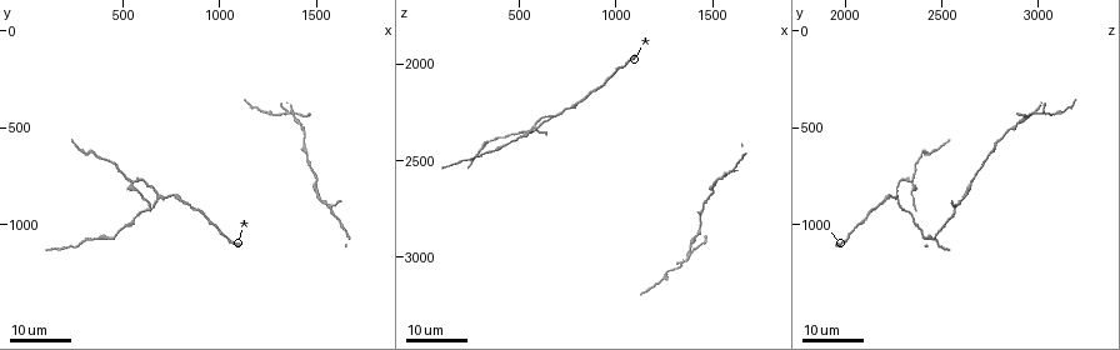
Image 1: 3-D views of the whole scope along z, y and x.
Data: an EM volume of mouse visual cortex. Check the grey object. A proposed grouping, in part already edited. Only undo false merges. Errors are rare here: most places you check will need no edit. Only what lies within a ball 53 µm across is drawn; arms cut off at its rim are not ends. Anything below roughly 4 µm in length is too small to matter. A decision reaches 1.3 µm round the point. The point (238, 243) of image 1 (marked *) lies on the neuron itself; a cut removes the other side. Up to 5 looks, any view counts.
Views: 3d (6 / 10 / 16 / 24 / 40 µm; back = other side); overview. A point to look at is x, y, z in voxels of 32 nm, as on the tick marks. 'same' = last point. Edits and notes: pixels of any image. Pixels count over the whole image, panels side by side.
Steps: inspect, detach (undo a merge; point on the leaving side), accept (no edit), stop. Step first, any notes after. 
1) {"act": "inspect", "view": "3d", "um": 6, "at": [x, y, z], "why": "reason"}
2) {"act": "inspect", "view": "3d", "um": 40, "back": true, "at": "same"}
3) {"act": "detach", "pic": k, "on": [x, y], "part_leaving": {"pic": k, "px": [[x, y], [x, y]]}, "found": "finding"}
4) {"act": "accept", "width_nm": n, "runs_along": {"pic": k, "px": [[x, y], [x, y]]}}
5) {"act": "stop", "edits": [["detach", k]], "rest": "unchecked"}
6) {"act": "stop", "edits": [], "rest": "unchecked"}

{"act": "inspect", "view": "3d", "um": 16, "at": [690, 850, 2270], "why": "three arms meet"}

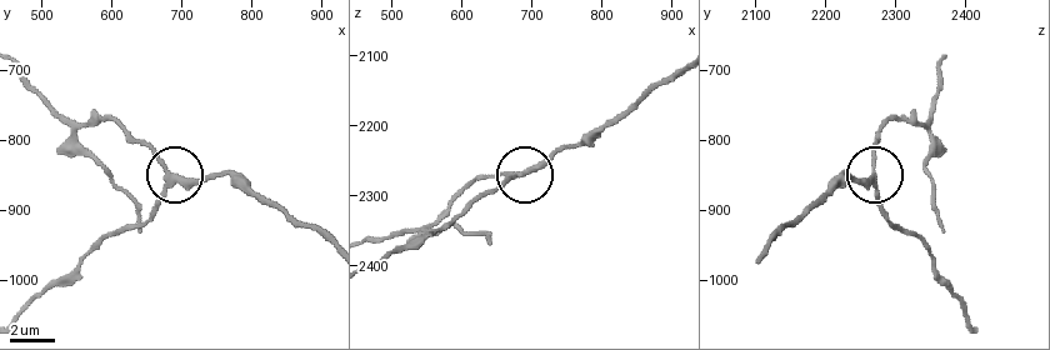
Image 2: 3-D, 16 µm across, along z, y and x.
{"act": "inspect", "view": "3d", "um": 6, "at": [685, 860, 2270]}

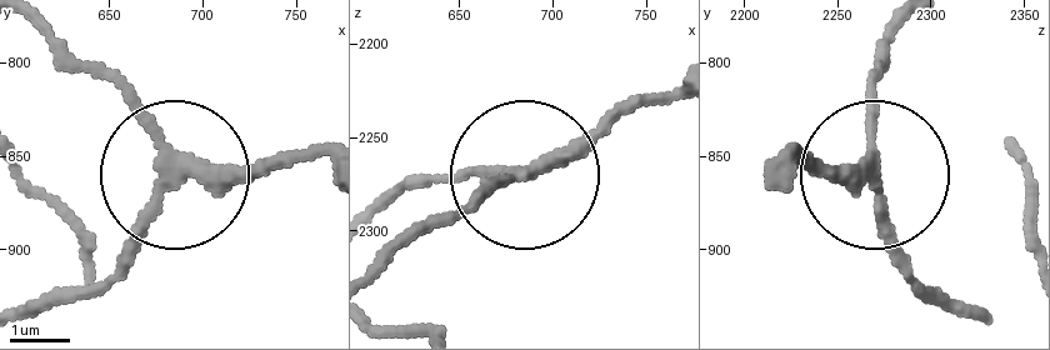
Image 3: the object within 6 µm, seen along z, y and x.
{"act": "accept", "width_nm": 210, "runs_along": {"pic": 3, "px": [[329, 171], [300, 156], [195, 171], [65, 41]]}, "found": "one neuron here"}

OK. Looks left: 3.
{"act": "inspect", "view": "3d", "um": 24, "at": [560, 800, 2360], "why": "four-way junction"}

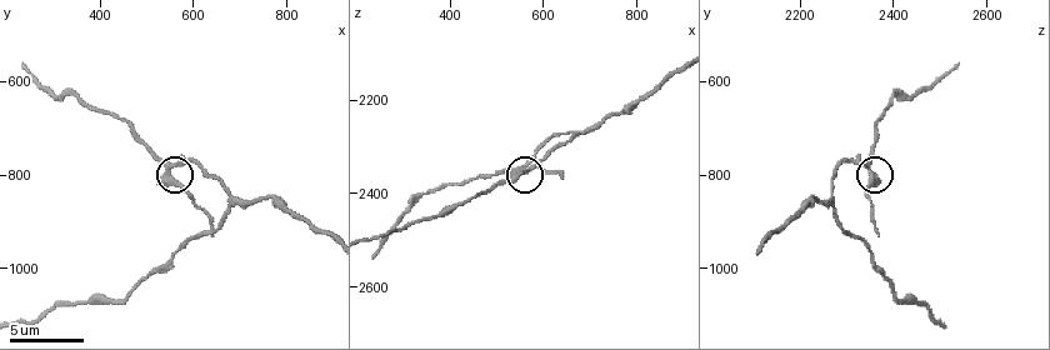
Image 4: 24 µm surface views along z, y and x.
{"act": "inspect", "view": "3d", "um": 6, "at": [545, 785, 2350]}

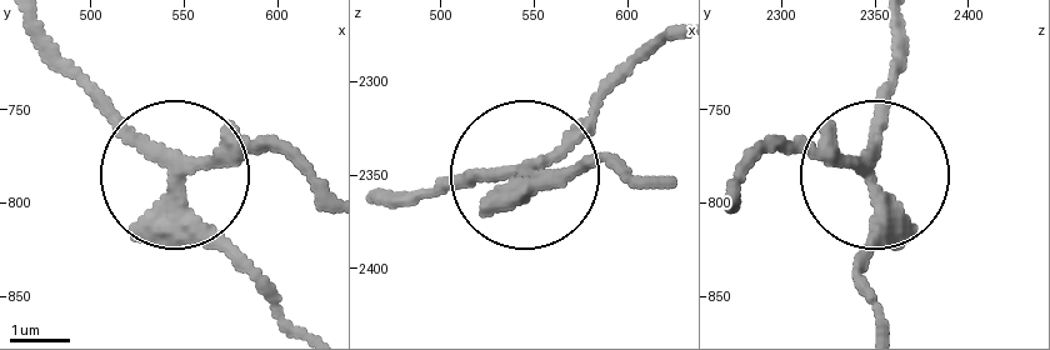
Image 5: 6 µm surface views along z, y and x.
{"act": "detach", "pic": 5, "on": [131, 225], "arms": 4, "part_leaving": {"pic": 5, "px": [[173, 166], [203, 236], [293, 325]]}, "found": "two neurons meet here"}

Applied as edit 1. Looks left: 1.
{"act": "inspect", "view": "3d", "um": 10, "at": [820, 885, 2195]}

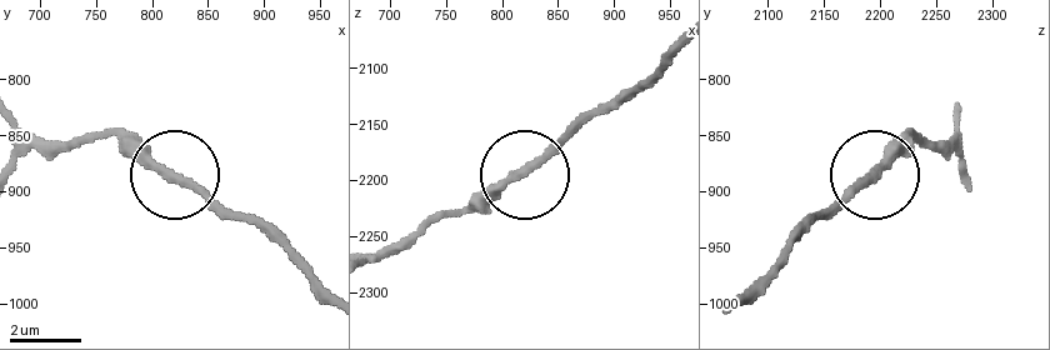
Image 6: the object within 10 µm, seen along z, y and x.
{"act": "accept", "width_nm": 240, "runs_along": {"pic": 6, "px": [[735, 305], [910, 129]]}, "found": "one neuron here"}

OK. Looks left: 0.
{"act": "stop", "edits": [["detach", 5]], "rest": "unchecked"}

